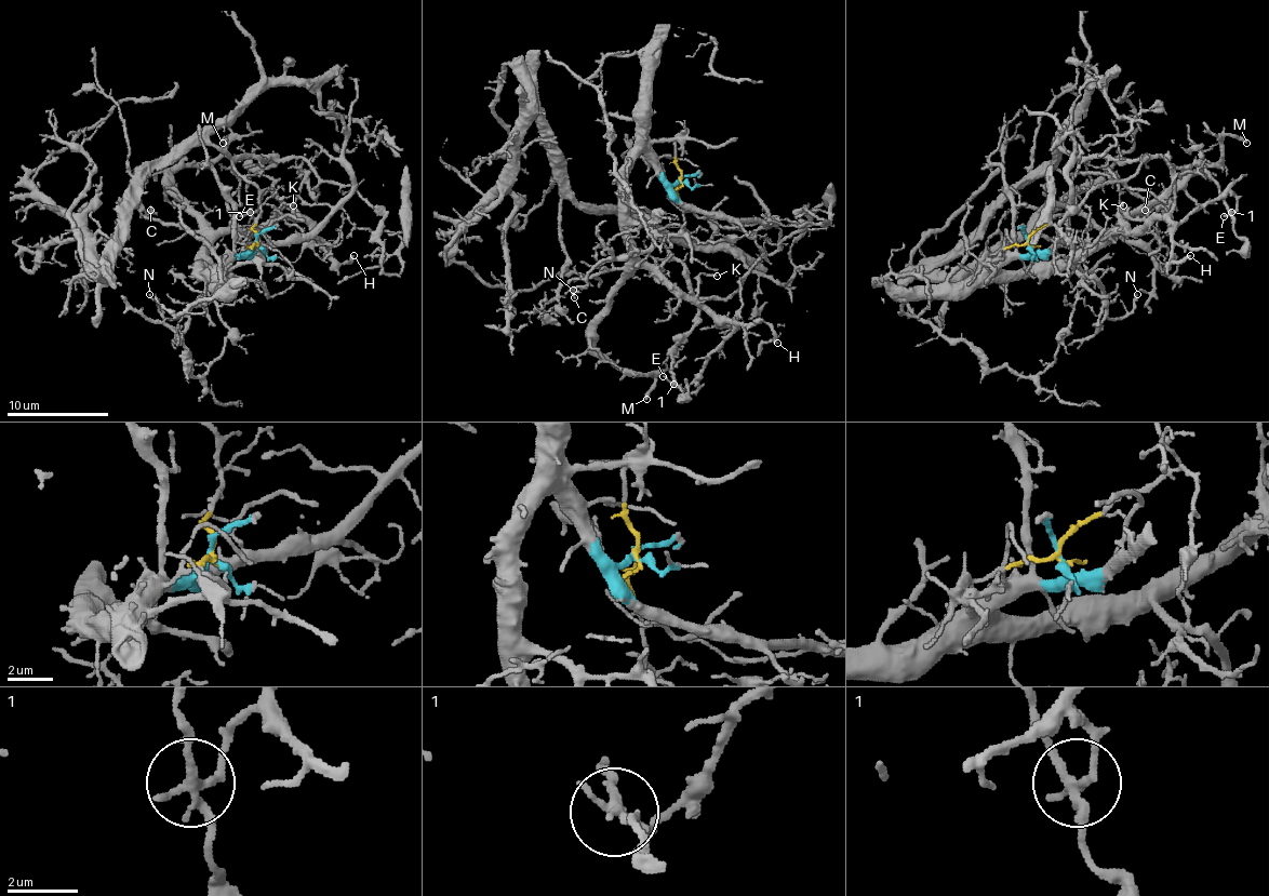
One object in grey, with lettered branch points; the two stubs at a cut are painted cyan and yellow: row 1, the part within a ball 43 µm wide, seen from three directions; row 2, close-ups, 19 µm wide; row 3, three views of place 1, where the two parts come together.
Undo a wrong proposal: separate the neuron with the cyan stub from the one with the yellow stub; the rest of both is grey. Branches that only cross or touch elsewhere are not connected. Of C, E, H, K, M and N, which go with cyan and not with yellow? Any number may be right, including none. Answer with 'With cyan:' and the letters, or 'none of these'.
With cyan: C, E, H, K, M, N

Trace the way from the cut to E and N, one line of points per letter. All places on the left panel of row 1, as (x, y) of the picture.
E: (255, 242), (206, 270), (204, 252), (229, 232), (255, 232), (281, 219), (308, 222), (268, 191), (240, 216)
N: (255, 242), (214, 270), (204, 265), (217, 265), (229, 276), (176, 319), (163, 316), (148, 293)

